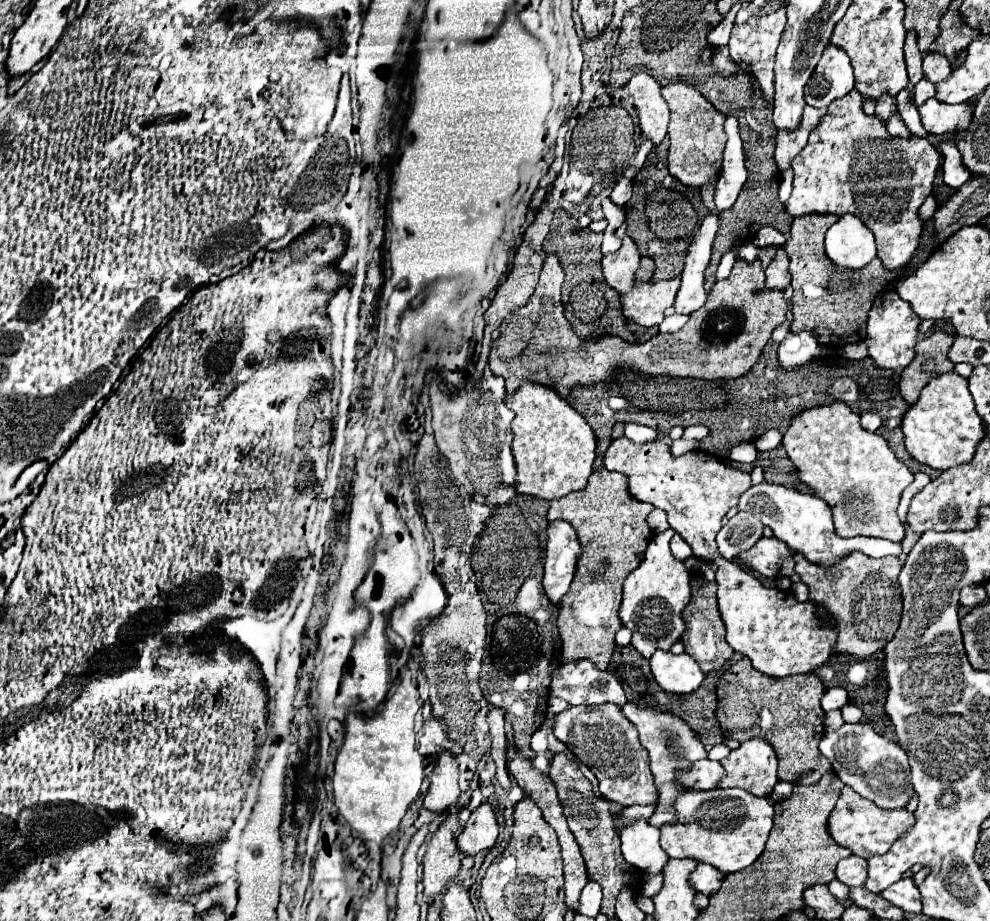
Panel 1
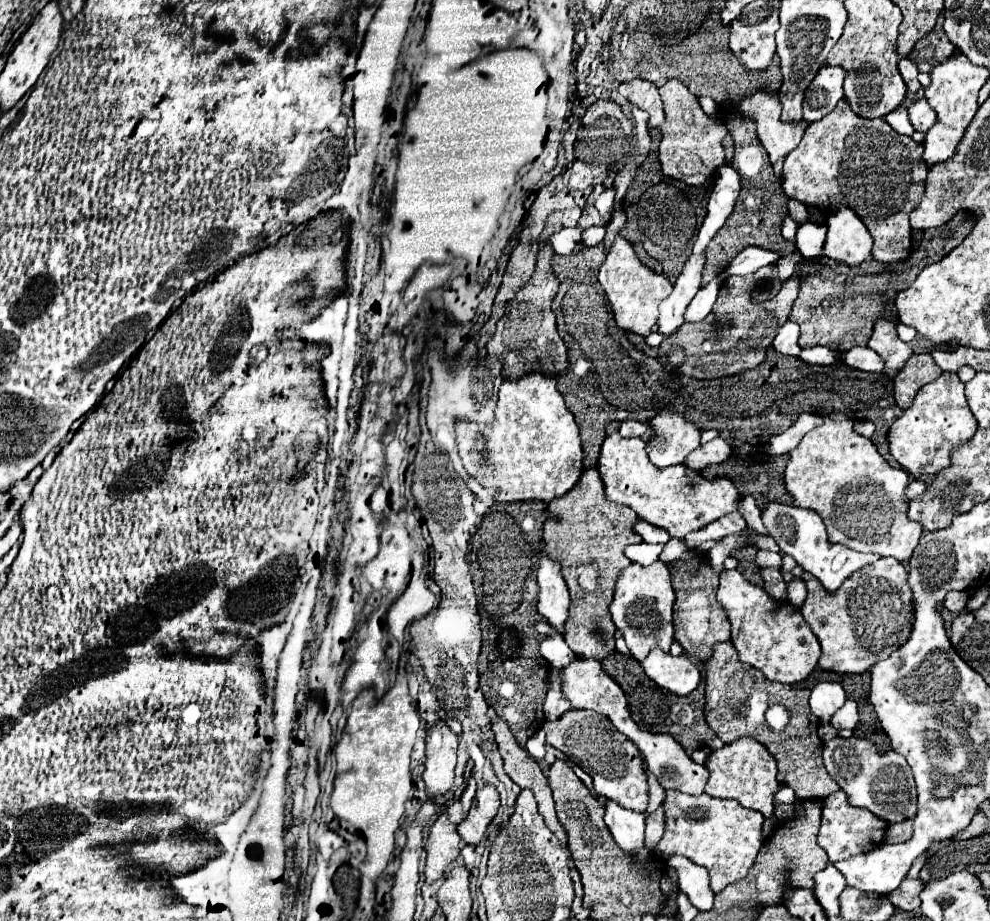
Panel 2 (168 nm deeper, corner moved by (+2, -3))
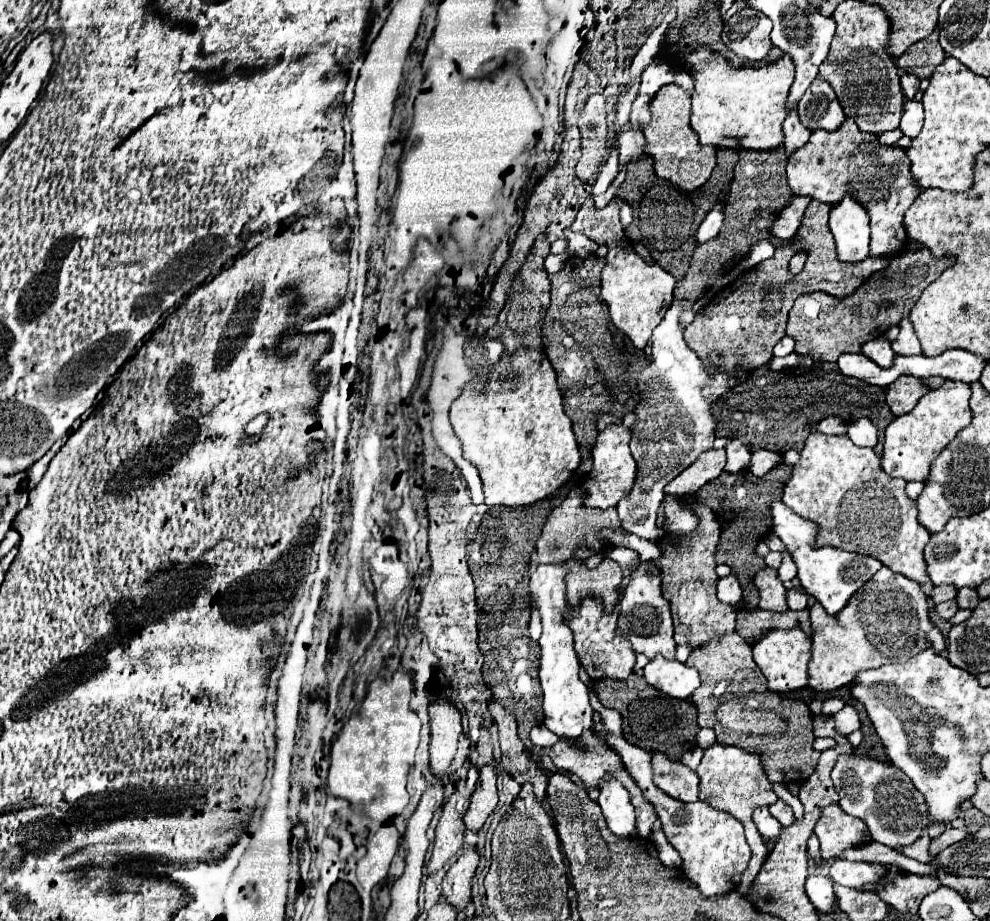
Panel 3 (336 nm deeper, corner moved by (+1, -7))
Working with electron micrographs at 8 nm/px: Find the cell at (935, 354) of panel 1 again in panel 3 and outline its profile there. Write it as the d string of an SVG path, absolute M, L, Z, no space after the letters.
M901 375L895 383L887 387L887 405L891 407L891 413L905 415L909 413L917 401L929 391L929 387L913 375Z

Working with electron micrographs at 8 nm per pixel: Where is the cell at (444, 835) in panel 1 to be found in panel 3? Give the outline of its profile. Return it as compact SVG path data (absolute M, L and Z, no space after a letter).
M459 781L457 791L443 805L441 819L435 829L433 853L427 865L429 875L435 875L439 869L443 869L463 845L463 833L465 833L463 815L469 809L469 797L471 797L471 791L467 789L465 781Z

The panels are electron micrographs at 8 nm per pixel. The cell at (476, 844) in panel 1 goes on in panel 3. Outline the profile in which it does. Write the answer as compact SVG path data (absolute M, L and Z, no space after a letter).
M485 765L479 771L479 781L477 781L477 789L471 795L471 807L465 813L465 827L469 831L479 831L483 827L483 823L487 821L487 817L493 813L493 809L499 803L497 797L497 775L493 771L493 765Z

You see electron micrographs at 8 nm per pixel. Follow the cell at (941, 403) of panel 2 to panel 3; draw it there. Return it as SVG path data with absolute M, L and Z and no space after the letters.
M945 381L939 389L931 389L927 395L923 395L913 411L889 423L885 429L881 457L881 467L887 471L887 475L905 481L927 481L935 457L955 439L961 429L971 423L973 411L969 407L969 397L971 387L967 383Z

